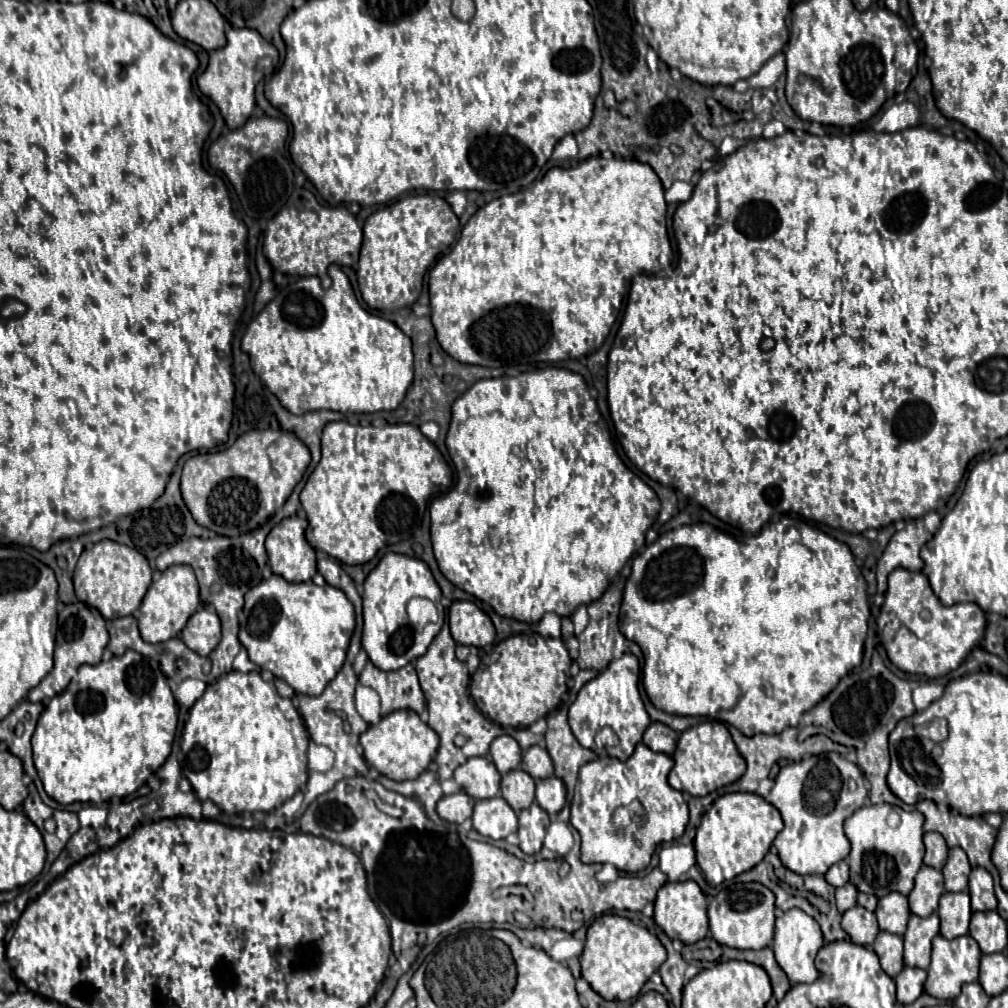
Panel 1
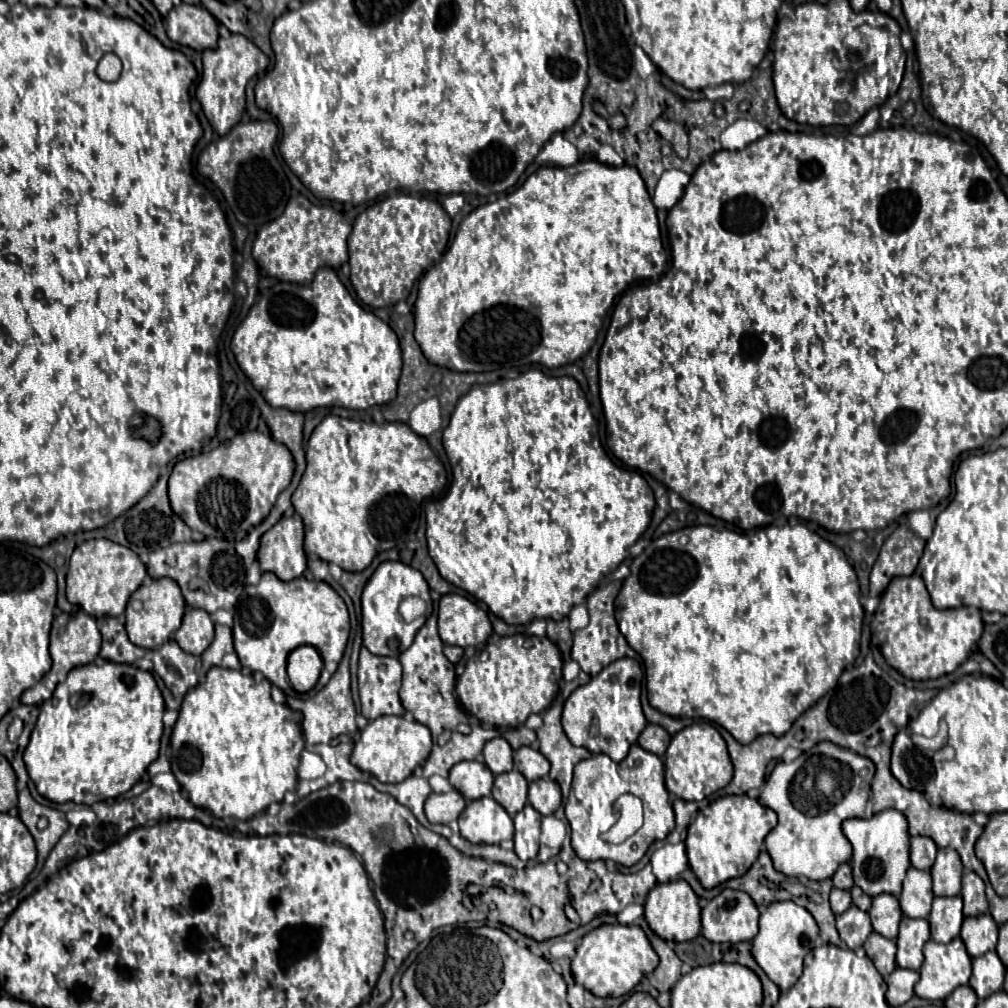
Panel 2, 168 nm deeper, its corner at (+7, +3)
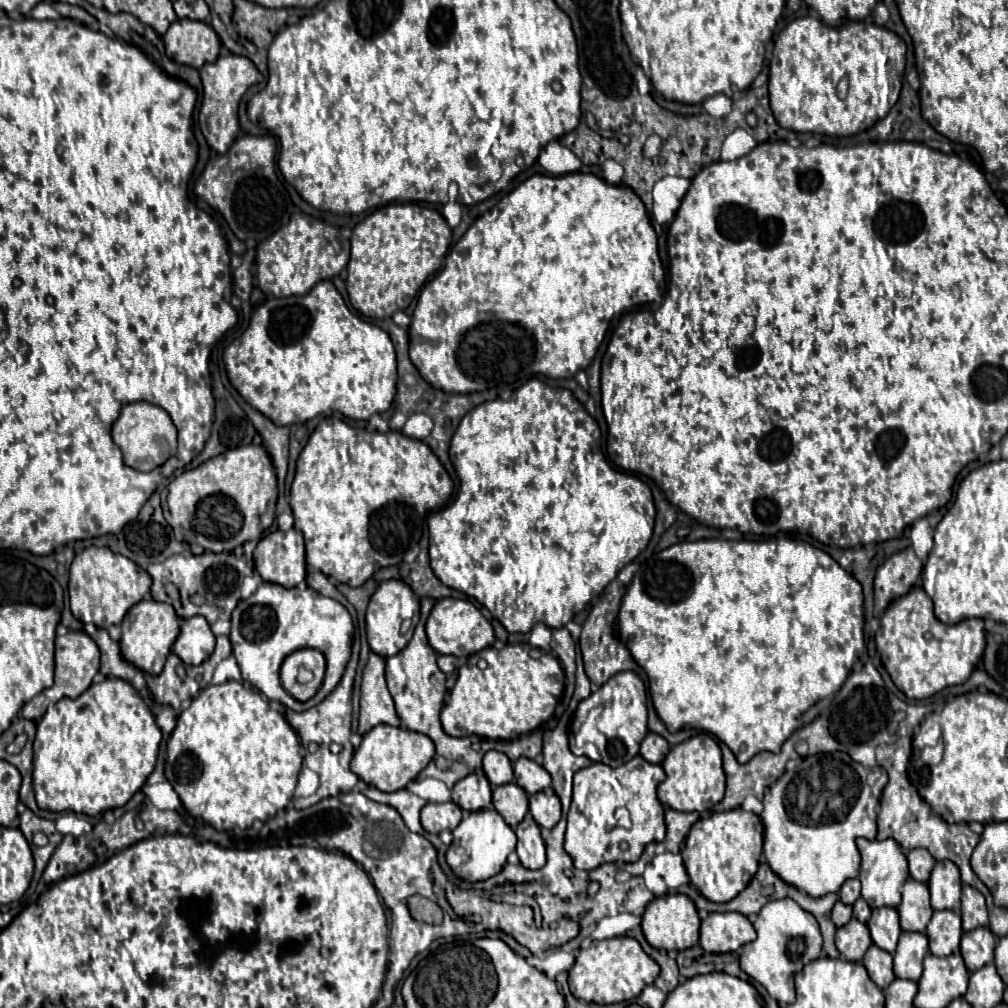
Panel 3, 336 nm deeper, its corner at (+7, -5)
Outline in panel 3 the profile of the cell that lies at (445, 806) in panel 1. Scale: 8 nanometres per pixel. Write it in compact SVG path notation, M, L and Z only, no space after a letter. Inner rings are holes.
M427 803L421 809L421 825L429 833L453 831L463 817L463 811L455 803Z

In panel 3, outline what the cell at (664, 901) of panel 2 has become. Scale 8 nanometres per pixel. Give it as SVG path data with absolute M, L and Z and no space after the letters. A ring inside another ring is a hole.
M681 893L655 897L643 913L641 927L643 927L643 935L645 935L647 943L655 949L681 951L681 949L689 949L689 947L699 943L699 915L697 915L697 909L695 909L693 901L687 895L681 895Z

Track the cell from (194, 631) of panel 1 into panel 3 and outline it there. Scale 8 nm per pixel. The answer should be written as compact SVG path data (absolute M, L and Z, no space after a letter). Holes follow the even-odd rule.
M205 617L181 621L181 633L173 645L173 653L187 665L201 665L215 649L215 635Z

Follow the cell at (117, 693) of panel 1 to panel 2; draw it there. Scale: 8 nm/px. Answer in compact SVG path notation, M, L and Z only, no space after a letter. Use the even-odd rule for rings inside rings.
M105 661L103 665L97 665L97 663L87 663L87 665L79 665L75 669L69 671L67 679L63 683L57 685L57 689L53 691L53 697L45 703L41 703L39 707L39 719L37 719L37 725L31 733L31 741L23 753L23 759L25 759L25 765L27 765L27 771L29 771L29 777L33 779L37 791L47 797L49 801L55 801L55 803L67 803L67 801L73 801L73 803L83 803L83 805L93 805L97 801L105 801L105 799L115 799L119 797L121 793L127 793L139 779L141 775L147 771L147 767L157 759L157 753L159 753L159 741L161 741L161 735L163 735L163 713L165 713L165 703L163 703L163 695L153 679L153 675L149 671L141 671L139 667L135 665L121 665L121 663L113 663L113 661Z

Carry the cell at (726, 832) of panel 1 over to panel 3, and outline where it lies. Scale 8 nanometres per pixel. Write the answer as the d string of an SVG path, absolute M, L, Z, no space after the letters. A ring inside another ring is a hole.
M731 809L713 813L707 819L699 819L685 841L681 857L685 861L691 883L713 903L727 903L749 885L753 879L759 857L763 851L763 823L757 815L743 809Z

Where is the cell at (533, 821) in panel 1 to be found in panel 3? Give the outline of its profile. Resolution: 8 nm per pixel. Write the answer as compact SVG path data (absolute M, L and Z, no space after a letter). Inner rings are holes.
M527 813L525 819L515 829L517 835L517 855L521 865L527 869L541 869L545 865L545 843L539 833L539 825Z

